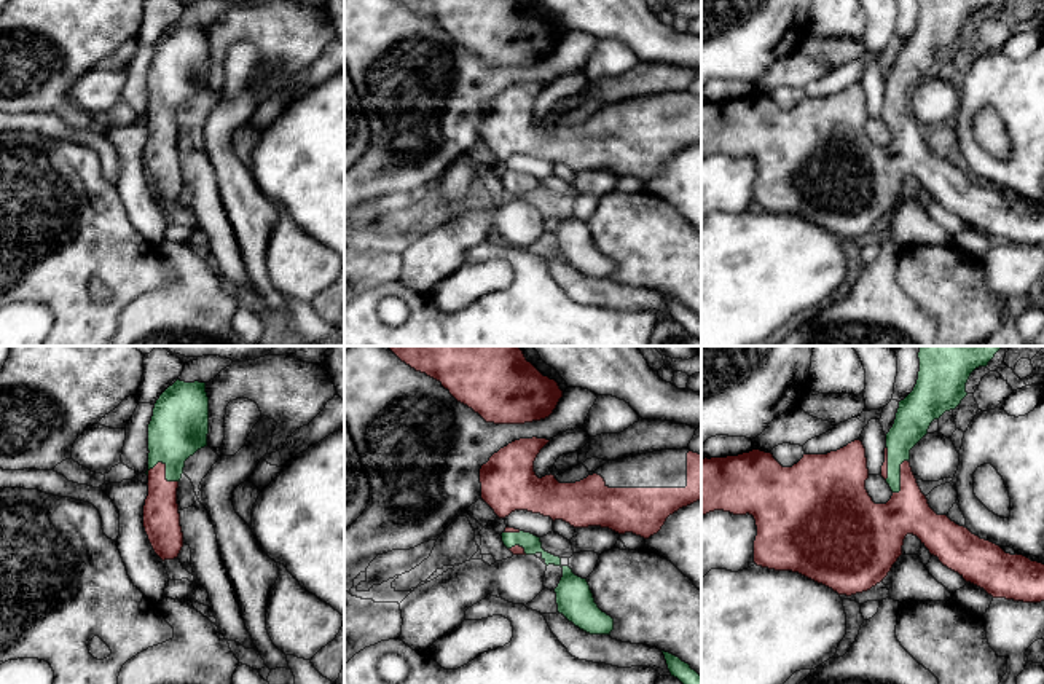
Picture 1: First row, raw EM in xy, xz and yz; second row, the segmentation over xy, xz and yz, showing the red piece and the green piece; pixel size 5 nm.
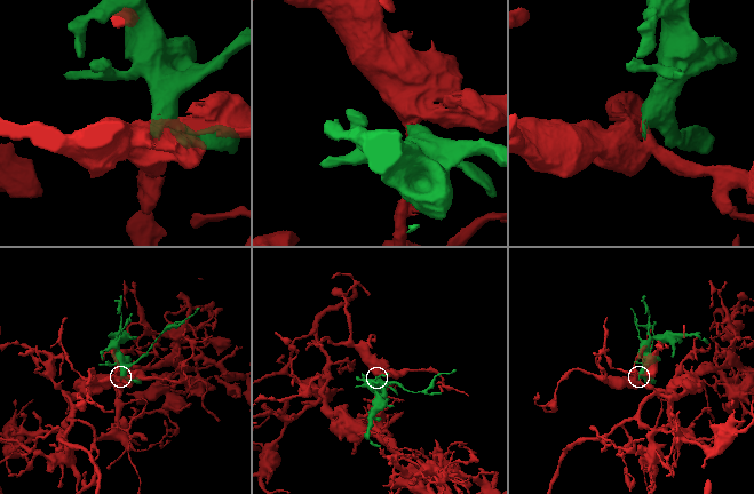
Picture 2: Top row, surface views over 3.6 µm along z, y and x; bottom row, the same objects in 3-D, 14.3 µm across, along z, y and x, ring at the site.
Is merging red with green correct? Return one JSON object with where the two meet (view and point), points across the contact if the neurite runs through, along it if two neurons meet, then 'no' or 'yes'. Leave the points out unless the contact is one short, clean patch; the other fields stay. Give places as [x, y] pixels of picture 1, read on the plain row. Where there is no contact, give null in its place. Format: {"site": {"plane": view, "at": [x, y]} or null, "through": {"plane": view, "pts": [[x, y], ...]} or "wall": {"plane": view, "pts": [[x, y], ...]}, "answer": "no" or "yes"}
{"site": {"plane": "xy", "at": [164, 112]}, "through": {"plane": "xy", "pts": [[161, 161], [164, 112], [169, 86], [179, 70]]}, "answer": "yes"}

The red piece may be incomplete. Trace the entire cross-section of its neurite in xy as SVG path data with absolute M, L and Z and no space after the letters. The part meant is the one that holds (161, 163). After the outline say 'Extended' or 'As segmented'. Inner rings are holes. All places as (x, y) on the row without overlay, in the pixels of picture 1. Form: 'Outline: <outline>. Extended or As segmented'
Outline: M177 22L156 43L148 67L148 139L143 148L143 171L163 204L177 201L183 190L177 131L185 104L207 89L207 77L206 26Z. Extended

